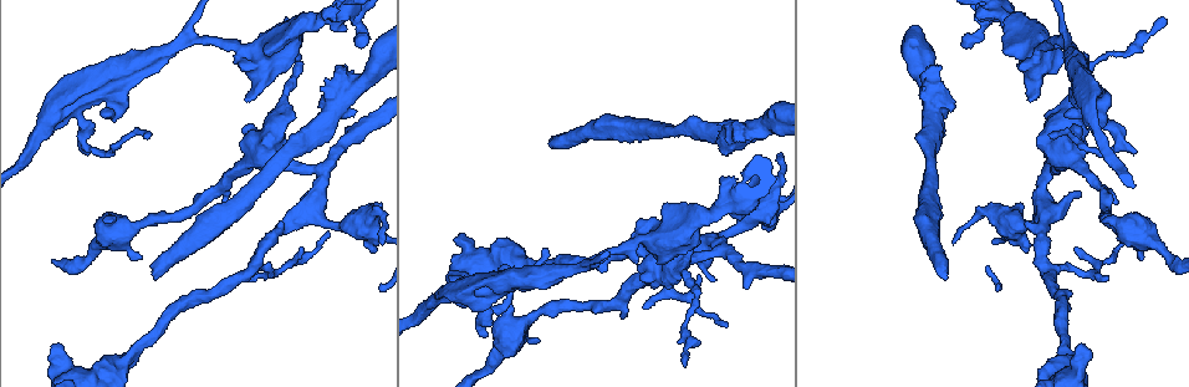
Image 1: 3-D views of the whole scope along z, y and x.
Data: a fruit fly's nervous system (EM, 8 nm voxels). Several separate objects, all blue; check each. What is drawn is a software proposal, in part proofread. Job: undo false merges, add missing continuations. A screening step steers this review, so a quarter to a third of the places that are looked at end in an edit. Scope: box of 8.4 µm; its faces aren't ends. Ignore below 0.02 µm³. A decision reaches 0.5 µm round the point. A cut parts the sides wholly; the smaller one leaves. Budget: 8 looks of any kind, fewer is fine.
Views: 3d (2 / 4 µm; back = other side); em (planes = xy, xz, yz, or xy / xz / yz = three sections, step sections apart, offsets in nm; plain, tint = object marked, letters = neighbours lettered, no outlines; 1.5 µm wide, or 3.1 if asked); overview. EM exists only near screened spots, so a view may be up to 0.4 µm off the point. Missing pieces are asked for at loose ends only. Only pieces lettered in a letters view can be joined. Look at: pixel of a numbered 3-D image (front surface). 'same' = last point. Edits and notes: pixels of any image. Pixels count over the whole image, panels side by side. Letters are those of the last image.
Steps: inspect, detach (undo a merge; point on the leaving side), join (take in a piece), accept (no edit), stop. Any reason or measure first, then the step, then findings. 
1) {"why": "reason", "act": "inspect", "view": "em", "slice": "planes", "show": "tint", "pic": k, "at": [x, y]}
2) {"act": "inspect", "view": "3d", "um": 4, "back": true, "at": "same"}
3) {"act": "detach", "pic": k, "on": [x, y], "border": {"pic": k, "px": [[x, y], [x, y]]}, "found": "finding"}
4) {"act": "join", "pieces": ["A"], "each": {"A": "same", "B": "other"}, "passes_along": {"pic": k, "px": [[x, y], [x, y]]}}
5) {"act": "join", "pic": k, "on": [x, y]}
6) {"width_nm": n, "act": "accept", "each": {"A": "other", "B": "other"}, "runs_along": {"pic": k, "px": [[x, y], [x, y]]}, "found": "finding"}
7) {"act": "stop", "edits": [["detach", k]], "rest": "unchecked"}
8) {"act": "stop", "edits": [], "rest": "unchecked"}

{"why": "an open end", "act": "inspect", "view": "em", "slice": "planes", "show": "letters", "pic": 1, "at": [137, 256]}

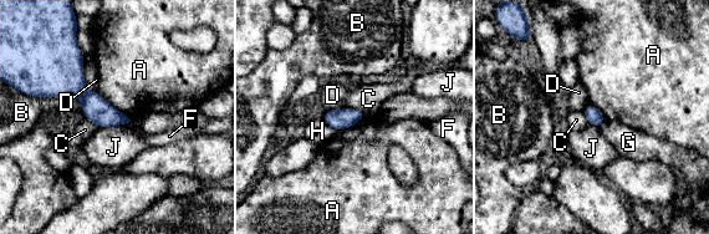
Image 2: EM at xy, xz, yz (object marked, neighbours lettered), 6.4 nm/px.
{"act": "accept", "each": {"A": "other", "B": "other", "C": "other", "D": "other", "F": "other", "G": "other", "H": "other", "J": "other"}, "runs_along": {"pic": 2, "px": [[44, 91], [76, 88], [125, 120]]}, "found": "no lettered piece goes on from it"}

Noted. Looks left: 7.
{"why": "free end", "act": "inspect", "view": "em", "slice": "xy", "step": 4, "show": "letters", "pic": 1, "at": [376, 251]}

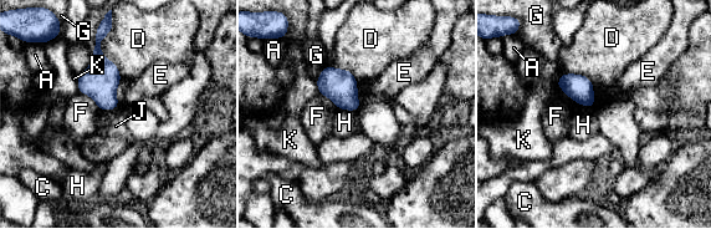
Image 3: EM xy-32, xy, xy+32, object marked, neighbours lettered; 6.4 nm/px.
{"why": "cut it another way", "act": "inspect", "view": "em", "slice": "yz", "step": 4, "show": "letters", "at": "same"}

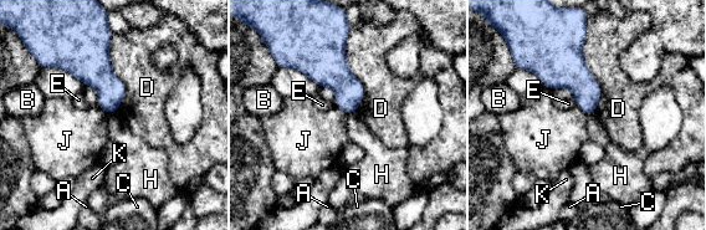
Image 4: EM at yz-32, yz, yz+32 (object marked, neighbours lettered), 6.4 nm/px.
{"act": "accept", "each": {"A": "other", "B": "other", "C": "other", "D": "other", "E": "other", "H": "other", "J": "other", "K": "other"}, "border": {"pic": 4, "px": [[336, 106], [347, 114]]}, "found": "none of them fits"}

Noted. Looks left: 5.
{"why": "an open end", "act": "inspect", "view": "em", "slice": "planes", "show": "letters", "pic": 1, "at": [363, 45]}

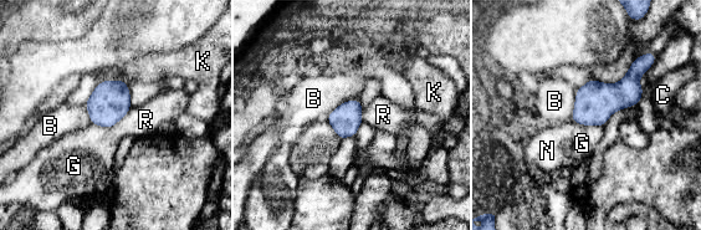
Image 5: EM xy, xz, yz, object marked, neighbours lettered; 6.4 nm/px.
{"act": "accept", "each": {"B": "other", "C": "other", "G": "other", "K": "other", "N": "other", "R": "other"}, "border": {"pic": 5, "px": [[132, 107], [112, 126]]}, "found": "none of them fits"}

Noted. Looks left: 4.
{"act": "stop", "edits": [], "rest": "unchecked"}

